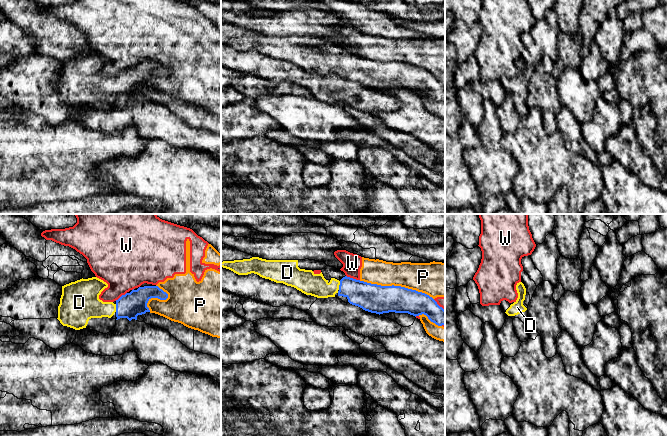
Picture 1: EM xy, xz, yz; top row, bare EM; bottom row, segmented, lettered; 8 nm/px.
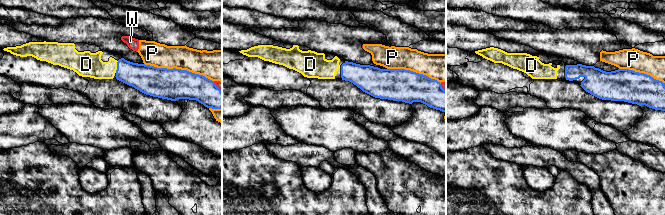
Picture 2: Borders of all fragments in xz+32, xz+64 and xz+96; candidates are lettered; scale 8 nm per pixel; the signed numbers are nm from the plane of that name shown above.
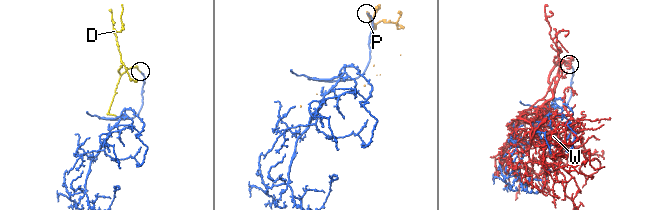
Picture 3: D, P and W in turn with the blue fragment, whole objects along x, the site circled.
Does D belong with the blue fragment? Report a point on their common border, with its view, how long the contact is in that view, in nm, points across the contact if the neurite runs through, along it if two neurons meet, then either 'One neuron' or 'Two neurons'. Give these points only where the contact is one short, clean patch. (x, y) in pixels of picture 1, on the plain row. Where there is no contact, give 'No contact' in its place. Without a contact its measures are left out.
Touches blue at xz (339, 61). Shared border 70 nm. Path across: xz (367, 72), (345, 61), (339, 61), (316, 61). One neuron

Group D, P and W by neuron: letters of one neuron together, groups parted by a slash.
D / P W

